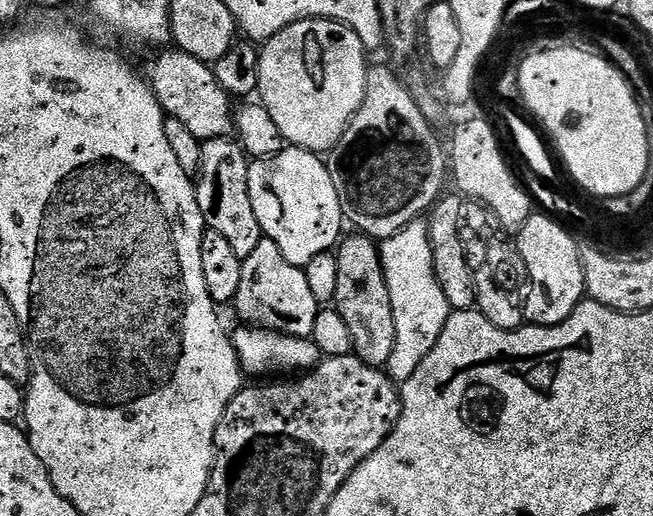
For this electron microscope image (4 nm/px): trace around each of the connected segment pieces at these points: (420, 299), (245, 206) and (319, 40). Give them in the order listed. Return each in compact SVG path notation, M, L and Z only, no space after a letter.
M427 219L412 220L402 230L379 241L386 290L390 290L390 310L394 310L394 354L390 354L386 371L390 379L402 385L422 366L422 358L434 350L442 330L452 317L453 308L438 286L434 274L434 254L428 237Z
M232 138L203 141L200 149L202 150L202 162L195 185L198 210L202 210L205 229L214 234L222 234L222 238L226 238L226 242L234 250L234 254L238 254L238 258L243 261L250 258L250 254L254 254L254 249L258 247L258 242L262 242L266 238L262 226L258 226L258 218L254 215L254 206L250 206L250 186L248 185L250 157Z
M299 20L267 40L259 53L258 96L270 118L274 118L278 130L282 130L285 141L293 148L304 148L317 154L324 154L335 148L350 126L354 114L358 114L366 94L370 61L364 57L367 56L366 49L358 34L354 34L354 30L350 30L345 24L339 24L337 20Z

